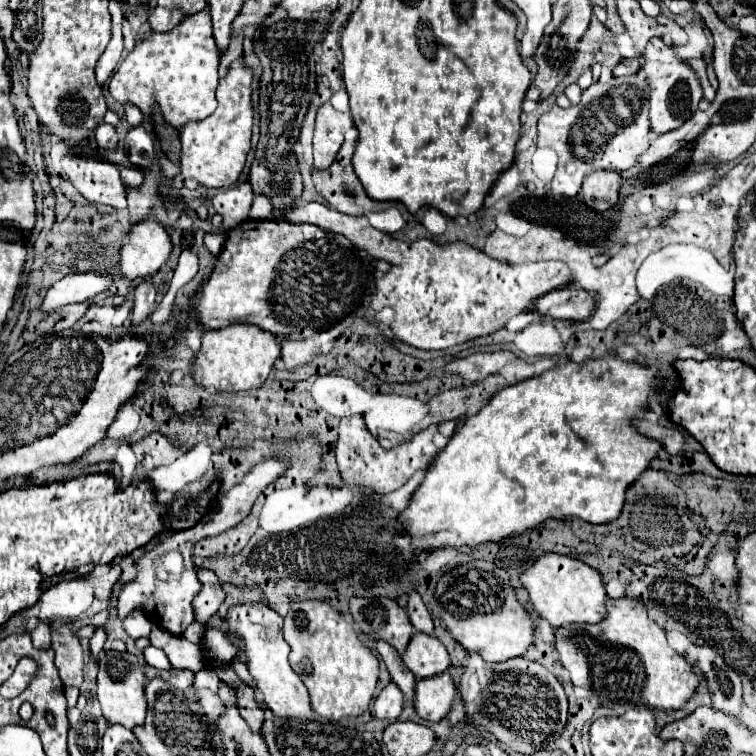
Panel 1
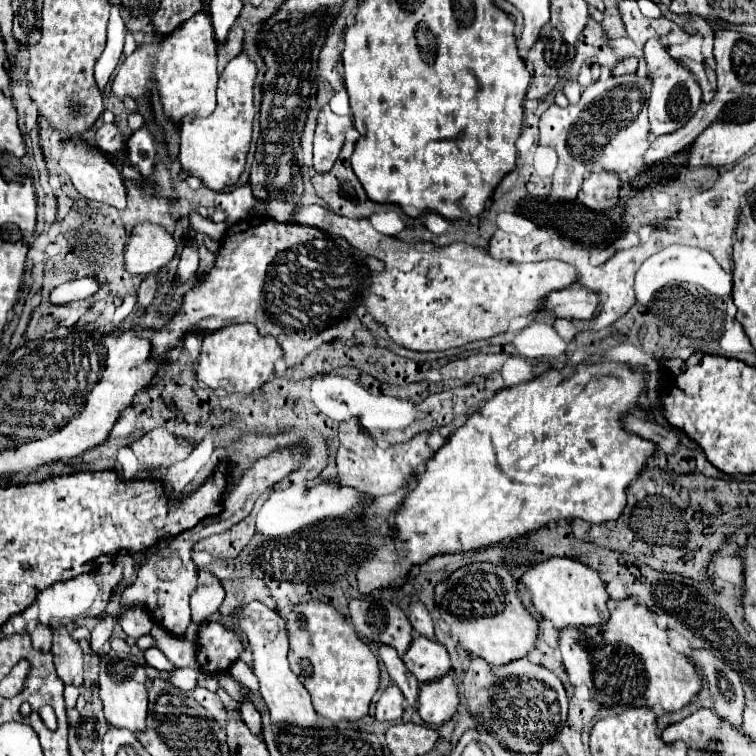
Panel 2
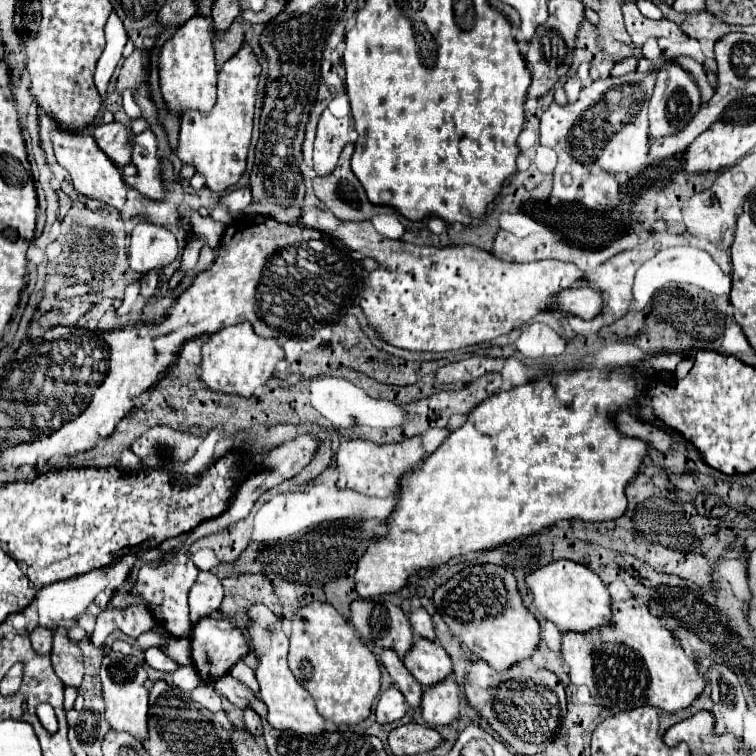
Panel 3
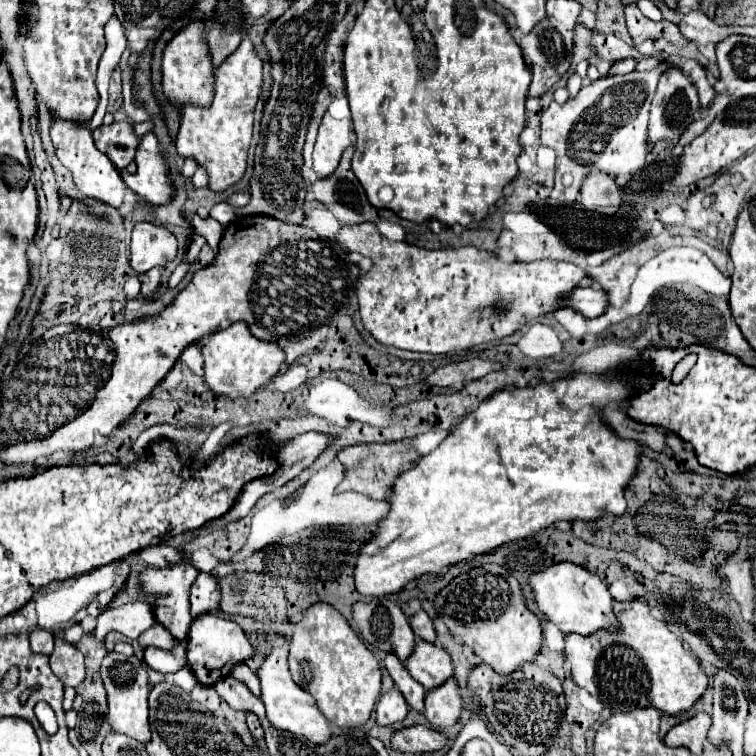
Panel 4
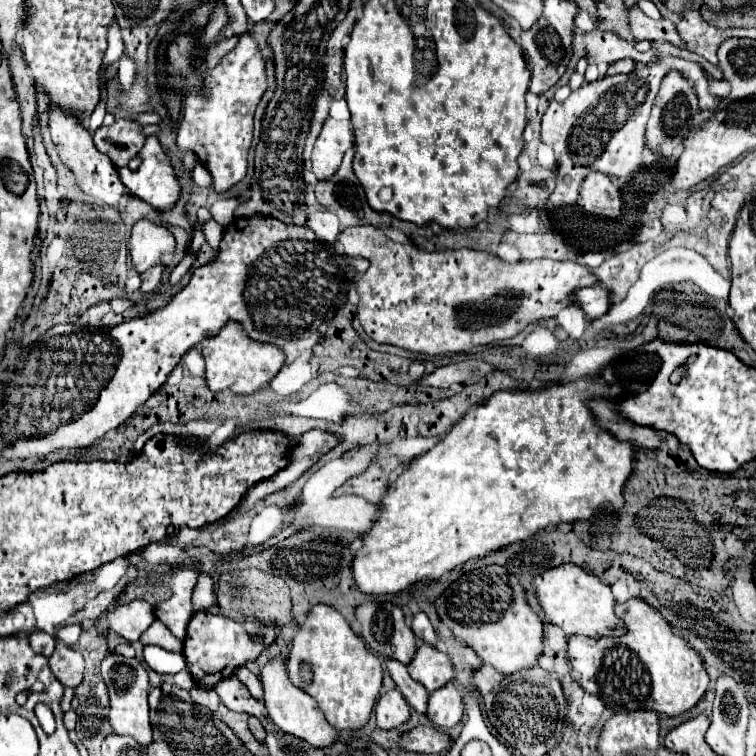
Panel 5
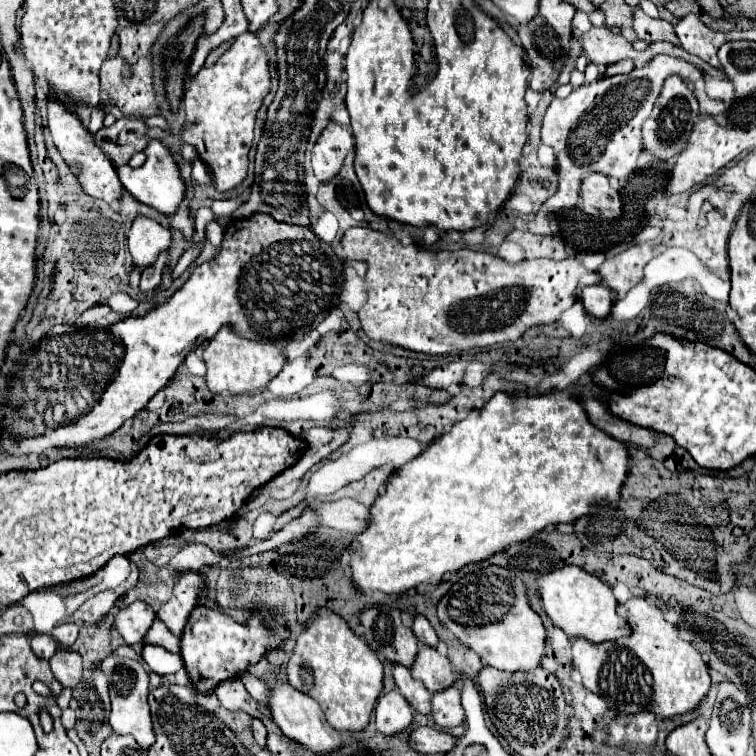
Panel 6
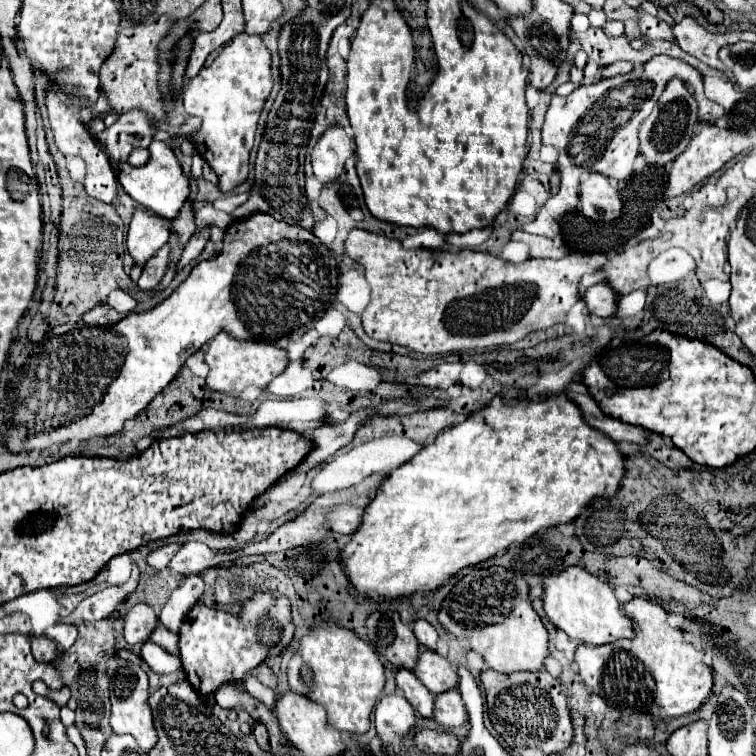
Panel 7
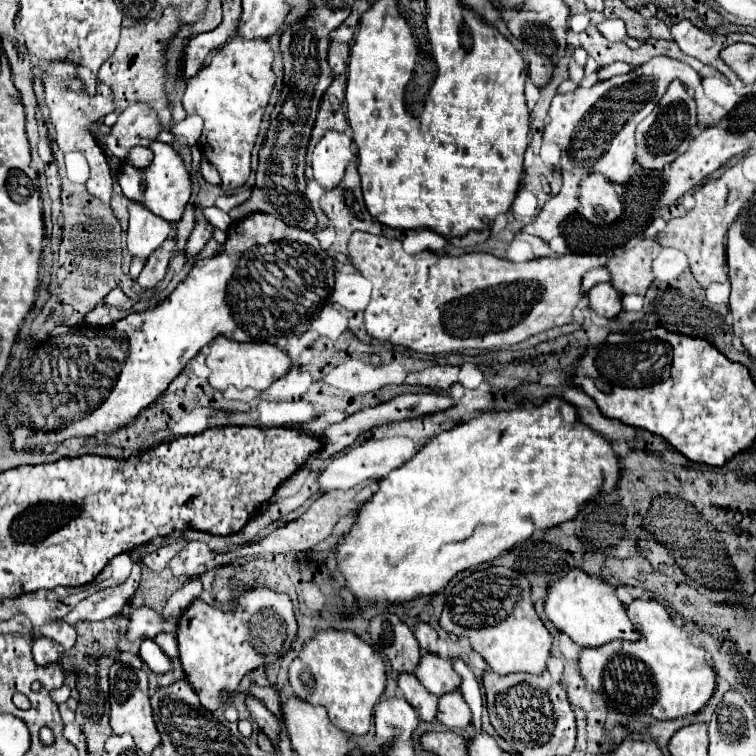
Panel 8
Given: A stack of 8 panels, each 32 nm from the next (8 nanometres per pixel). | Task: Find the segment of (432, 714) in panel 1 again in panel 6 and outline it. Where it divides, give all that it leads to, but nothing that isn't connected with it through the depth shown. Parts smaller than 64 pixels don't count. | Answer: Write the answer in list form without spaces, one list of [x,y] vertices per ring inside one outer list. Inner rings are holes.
[[[452,686],[442,692],[436,692],[432,698],[432,714],[430,716],[442,728],[452,728],[452,726],[464,724],[466,714],[460,704],[460,690],[456,686]]]

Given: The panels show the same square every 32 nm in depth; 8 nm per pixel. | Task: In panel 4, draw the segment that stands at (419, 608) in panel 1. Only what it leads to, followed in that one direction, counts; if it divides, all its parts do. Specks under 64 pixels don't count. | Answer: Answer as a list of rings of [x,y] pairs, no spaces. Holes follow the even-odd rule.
[[[420,610],[418,614],[414,614],[410,618],[410,626],[420,640],[426,640],[426,642],[432,642],[432,644],[436,642],[436,632],[434,632],[432,620],[428,618],[428,614],[424,610]]]

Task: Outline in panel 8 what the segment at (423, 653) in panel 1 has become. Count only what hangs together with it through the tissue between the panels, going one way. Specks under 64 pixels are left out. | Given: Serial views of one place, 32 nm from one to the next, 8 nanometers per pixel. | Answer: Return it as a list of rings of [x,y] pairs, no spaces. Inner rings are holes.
[[[424,654],[414,674],[420,680],[420,684],[434,696],[454,692],[460,688],[462,682],[460,676],[454,672],[450,660],[440,658],[436,654]]]

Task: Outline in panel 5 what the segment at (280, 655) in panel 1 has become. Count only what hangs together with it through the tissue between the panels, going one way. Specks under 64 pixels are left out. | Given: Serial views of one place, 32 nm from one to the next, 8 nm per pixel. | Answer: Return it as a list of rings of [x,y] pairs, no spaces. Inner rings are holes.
[[[276,658],[270,660],[266,664],[266,668],[260,674],[260,680],[264,684],[264,704],[268,708],[268,718],[286,734],[296,736],[308,744],[312,744],[312,748],[328,748],[332,744],[336,744],[336,740],[340,738],[338,732],[326,722],[324,714],[320,712],[316,700],[302,692],[300,688],[296,688],[290,680],[288,680],[288,672],[286,672],[286,664],[284,660]]]

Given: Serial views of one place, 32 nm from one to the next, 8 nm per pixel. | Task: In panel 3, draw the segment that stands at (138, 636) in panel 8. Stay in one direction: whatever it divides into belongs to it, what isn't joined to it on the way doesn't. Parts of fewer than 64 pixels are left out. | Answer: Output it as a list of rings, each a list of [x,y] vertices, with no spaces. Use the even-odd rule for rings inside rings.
[[[132,604],[120,610],[104,610],[97,617],[90,638],[94,646],[102,647],[107,637],[115,630],[122,630],[130,638],[138,638],[154,626],[156,620],[152,620],[152,612],[148,612],[146,604]]]

